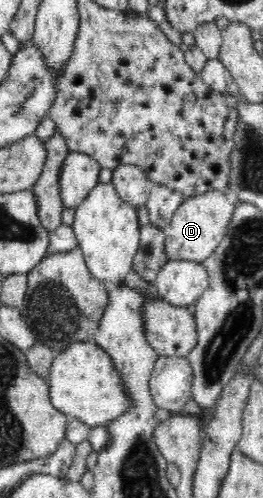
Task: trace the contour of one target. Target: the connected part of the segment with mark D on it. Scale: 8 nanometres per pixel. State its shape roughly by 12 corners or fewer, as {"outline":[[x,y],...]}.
{"outline":[[224,192],[184,197],[162,230],[170,260],[201,264],[235,205]]}

